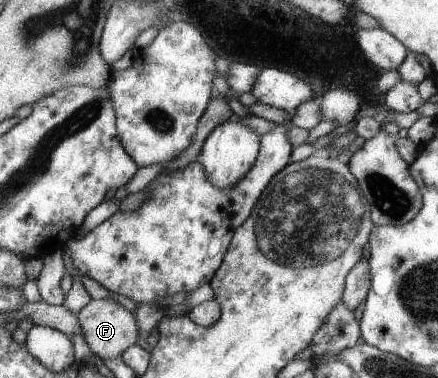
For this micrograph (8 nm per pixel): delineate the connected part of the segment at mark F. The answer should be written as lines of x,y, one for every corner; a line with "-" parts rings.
111,299
89,300
77,313
77,319
89,350
99,359
115,358
122,354
127,346
138,342
138,330
134,316

